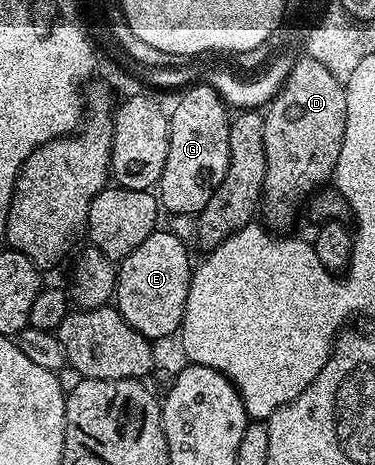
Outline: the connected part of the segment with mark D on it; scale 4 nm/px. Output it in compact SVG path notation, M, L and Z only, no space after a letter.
M300 58L293 66L284 85L264 112L266 142L266 178L262 197L262 220L269 229L288 230L296 220L296 204L303 205L331 176L337 175L338 158L342 154L346 134L346 94L344 86L317 59Z

